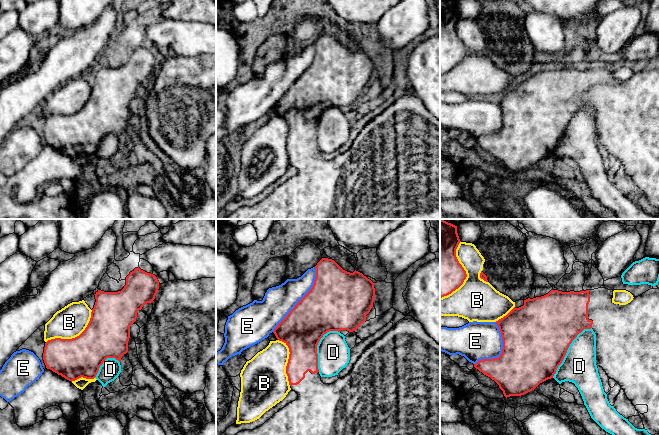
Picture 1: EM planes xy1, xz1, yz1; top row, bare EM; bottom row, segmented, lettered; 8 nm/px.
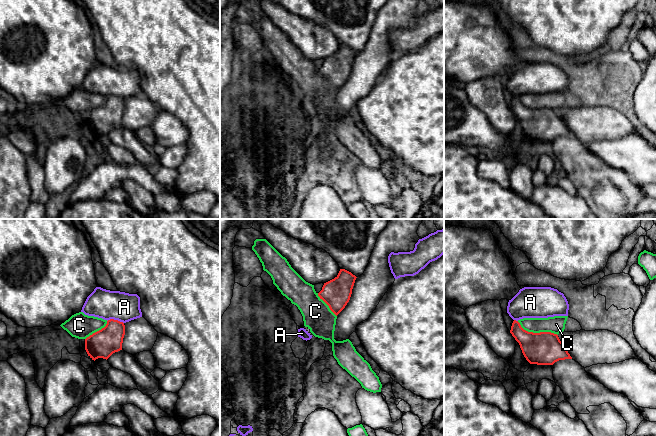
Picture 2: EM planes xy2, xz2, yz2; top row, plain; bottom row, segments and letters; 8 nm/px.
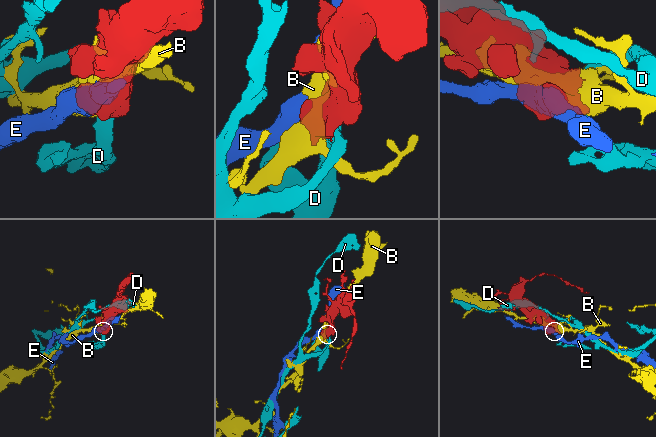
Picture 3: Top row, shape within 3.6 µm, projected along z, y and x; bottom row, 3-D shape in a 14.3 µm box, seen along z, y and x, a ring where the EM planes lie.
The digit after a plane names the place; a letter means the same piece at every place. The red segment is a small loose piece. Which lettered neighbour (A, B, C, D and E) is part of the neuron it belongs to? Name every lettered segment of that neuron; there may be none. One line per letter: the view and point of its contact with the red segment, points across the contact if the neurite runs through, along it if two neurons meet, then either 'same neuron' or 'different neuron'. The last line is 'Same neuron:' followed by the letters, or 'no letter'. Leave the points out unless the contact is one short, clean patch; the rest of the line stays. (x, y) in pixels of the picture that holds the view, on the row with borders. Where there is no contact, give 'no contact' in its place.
A: contact xy2 (115, 320); different neuron
B: contact yz1 (465, 273); different neuron
C: contact yz2 (537, 333); border yz2 (517, 321), (528, 331), (553, 332), (557, 335); different neuron
D: contact yz1 (567, 349); different neuron
E: contact xz1 (301, 299); different neuron
Same neuron: no letter

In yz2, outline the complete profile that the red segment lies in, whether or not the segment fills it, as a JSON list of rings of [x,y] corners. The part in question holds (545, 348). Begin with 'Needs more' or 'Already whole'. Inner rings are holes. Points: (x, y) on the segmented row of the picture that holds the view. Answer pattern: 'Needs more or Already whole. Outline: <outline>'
Already whole. Outline: [[[516,320],[512,323],[510,333],[530,364],[553,365],[559,360],[572,359],[557,334],[528,332]]]

